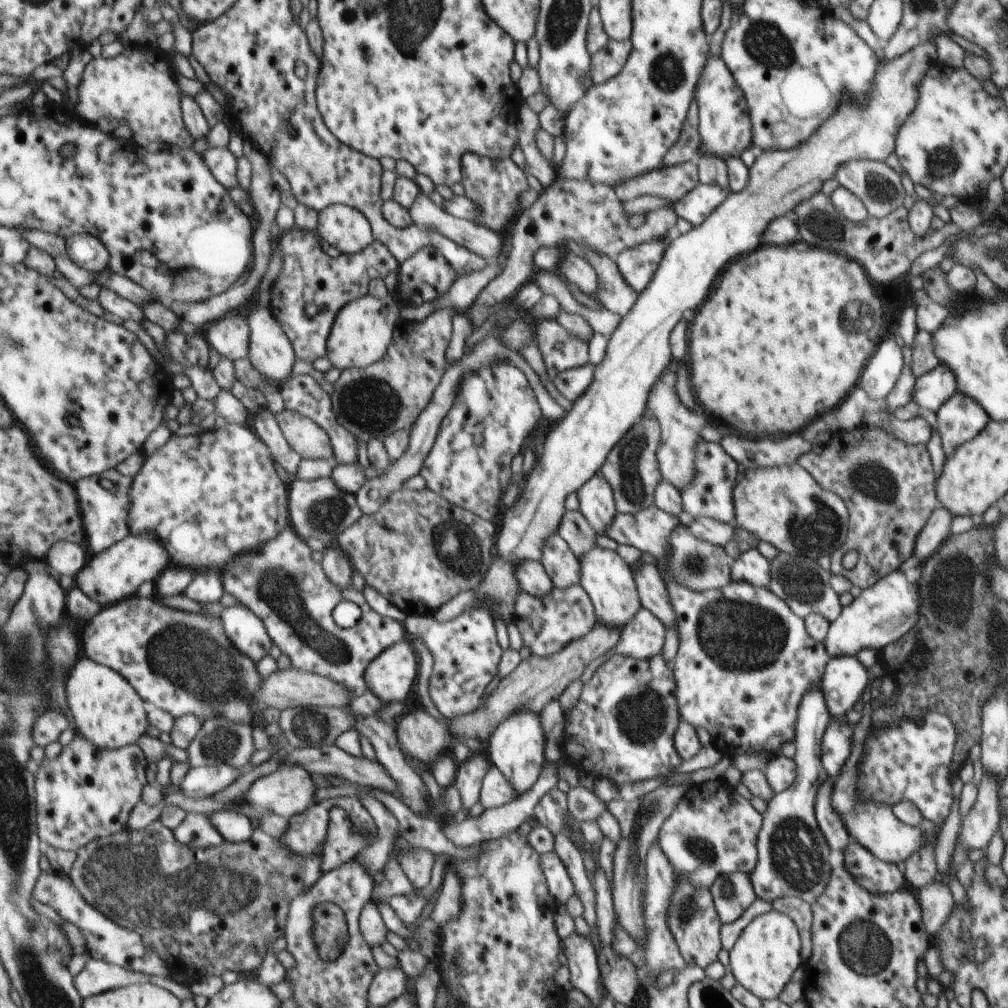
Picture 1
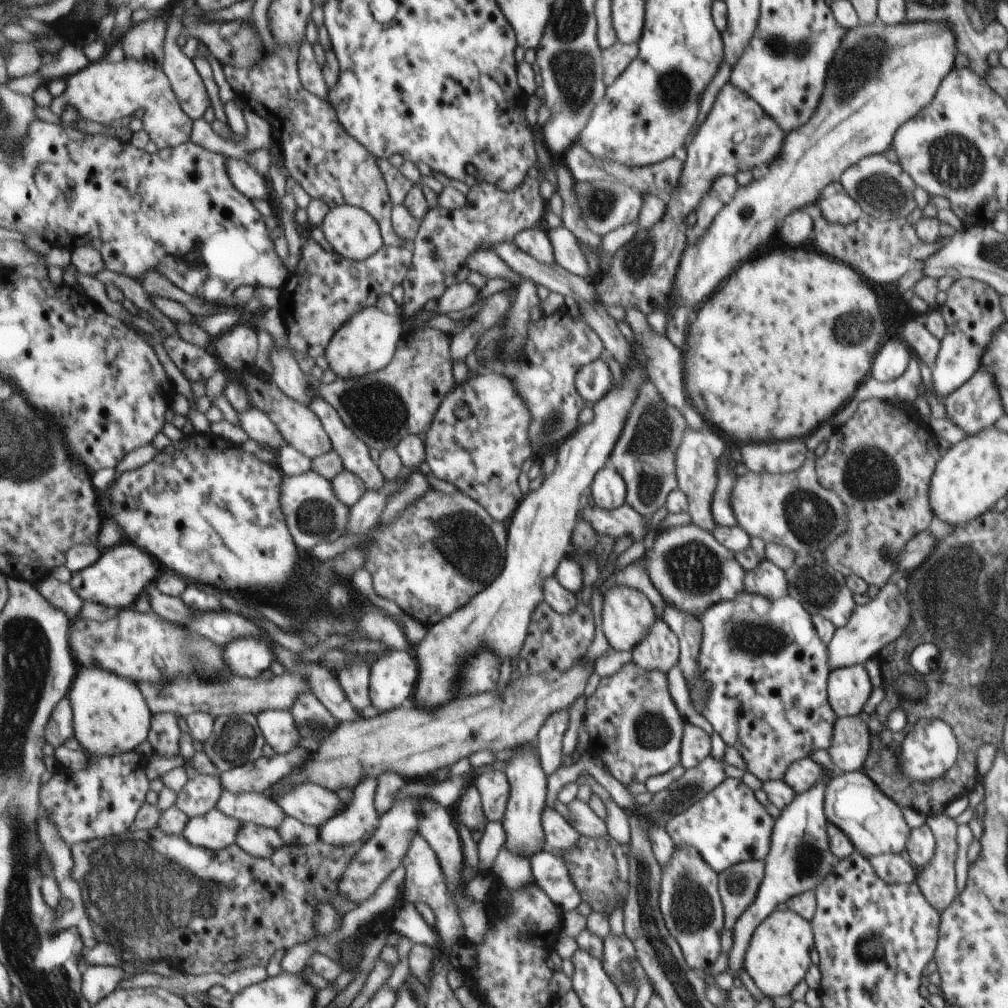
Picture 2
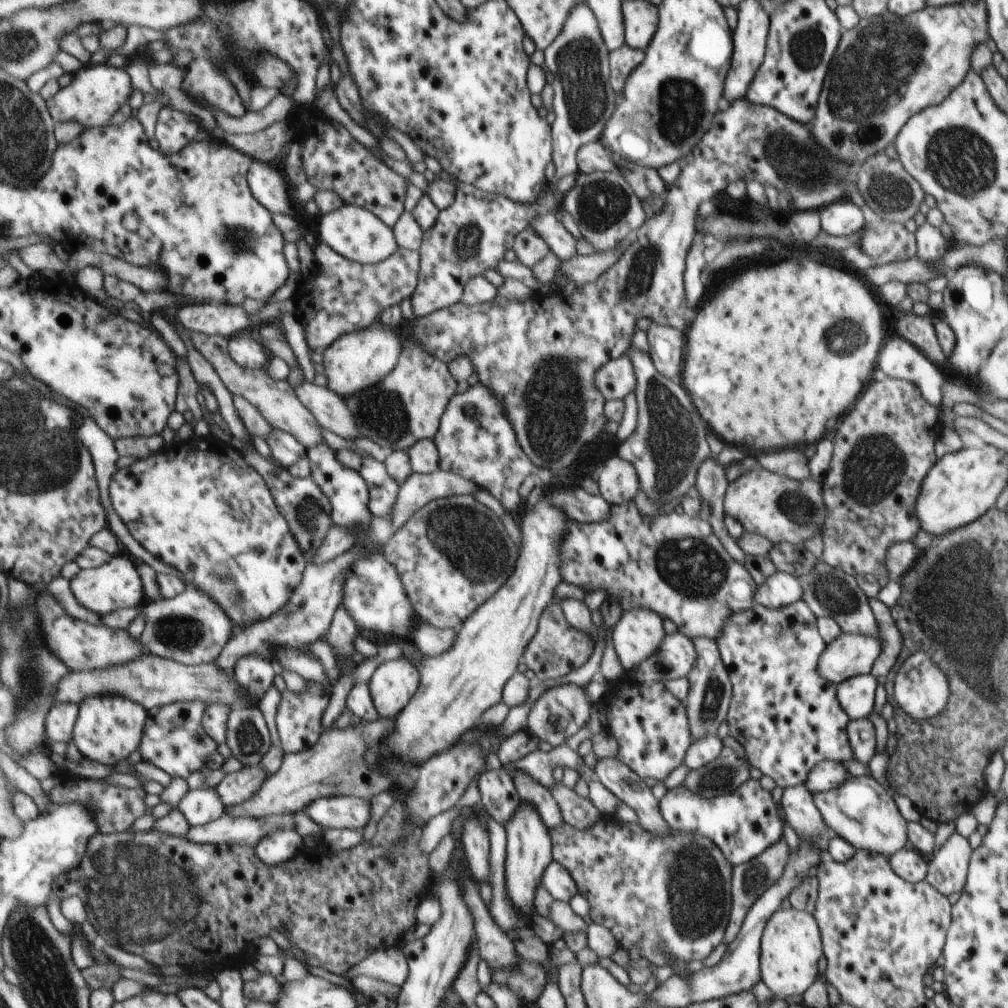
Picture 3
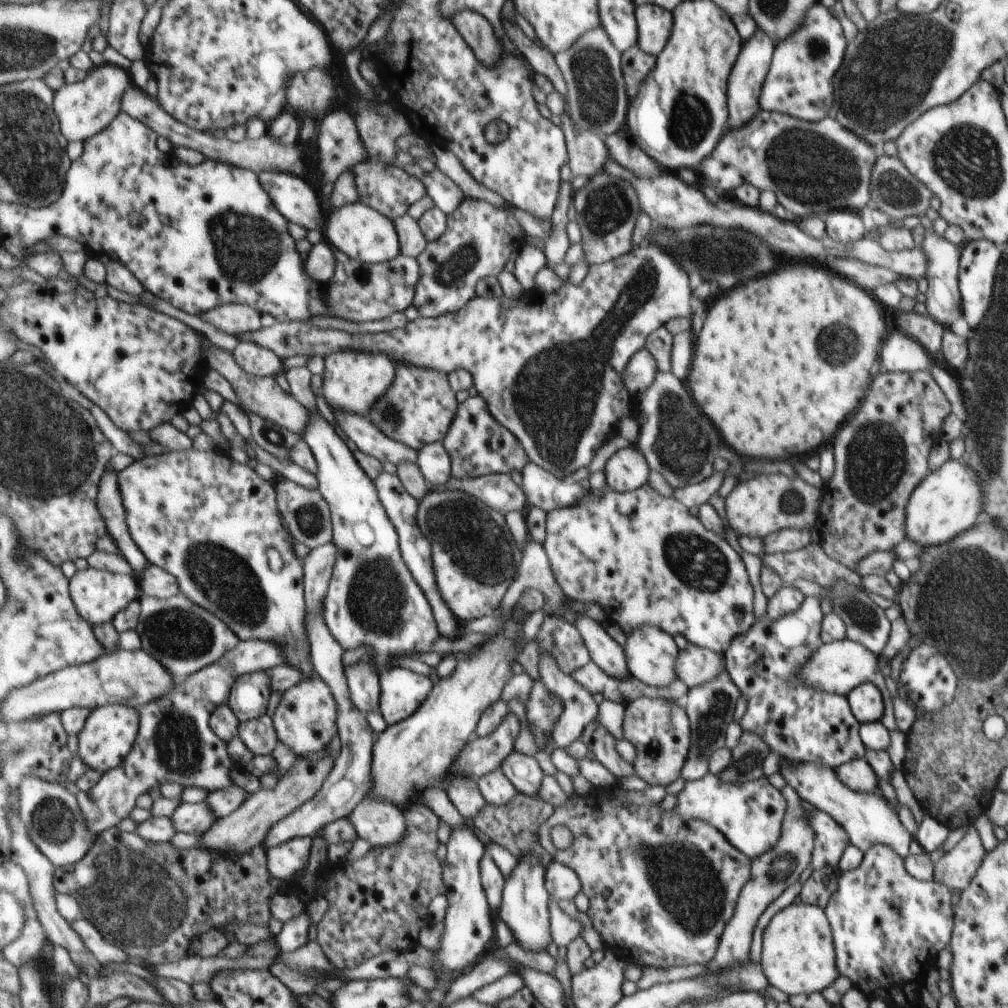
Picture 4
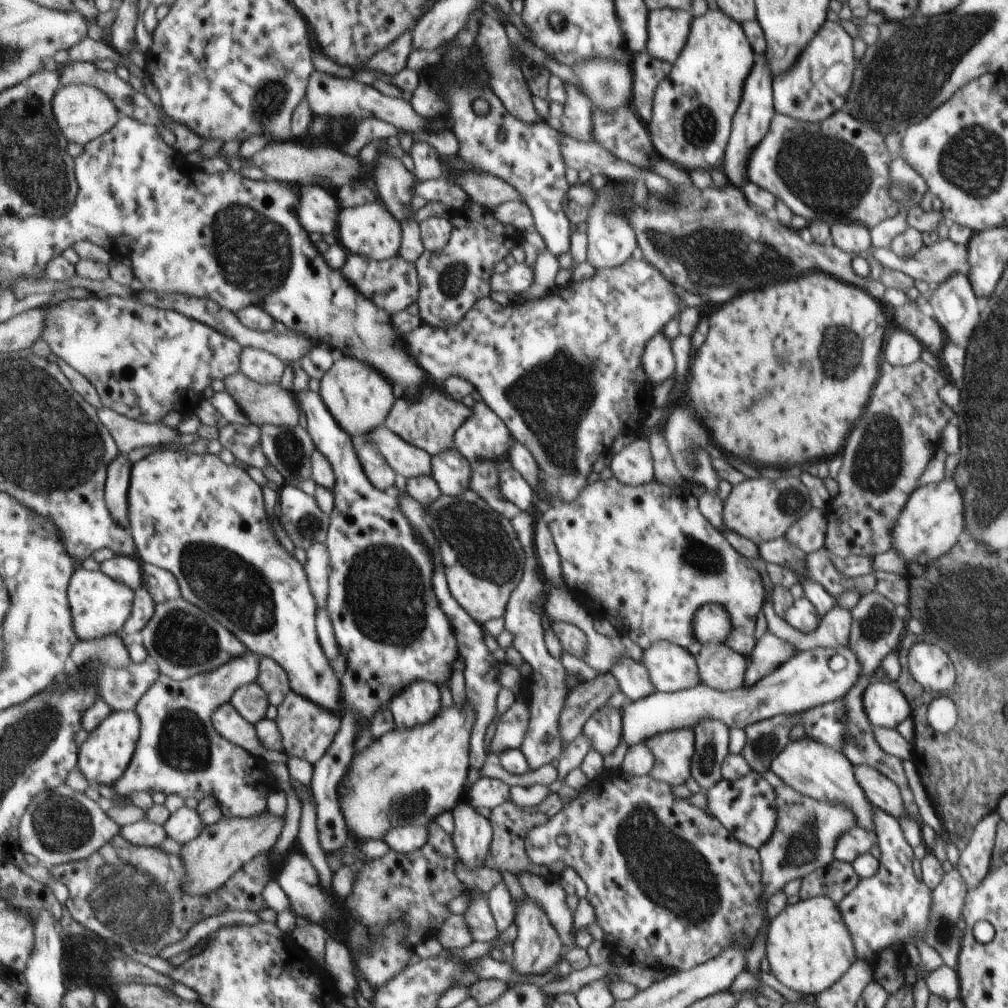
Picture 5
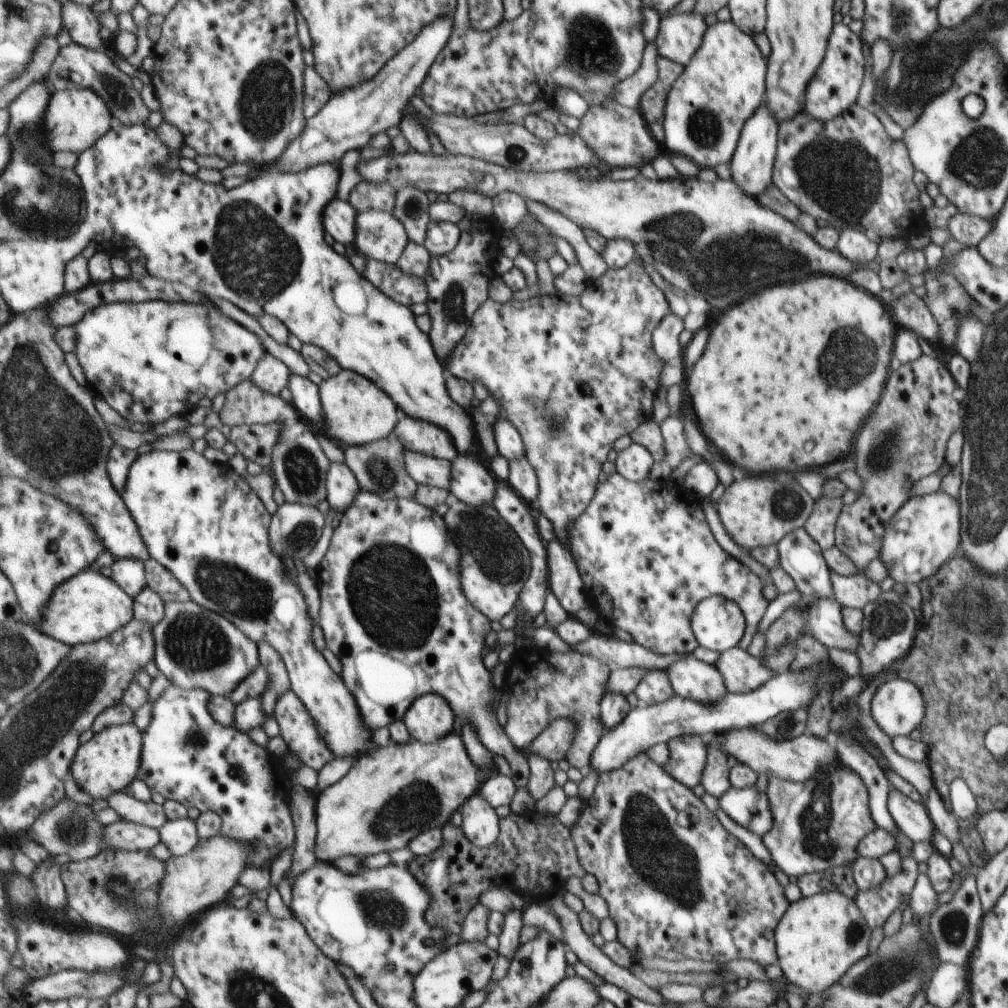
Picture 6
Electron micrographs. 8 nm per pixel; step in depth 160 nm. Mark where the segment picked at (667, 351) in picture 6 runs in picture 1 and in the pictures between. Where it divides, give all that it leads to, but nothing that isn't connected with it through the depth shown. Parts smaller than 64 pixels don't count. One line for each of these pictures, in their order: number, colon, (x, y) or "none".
1: (575, 382)
2: (595, 380)
3: (617, 378)
4: (640, 373)
5: (658, 363)

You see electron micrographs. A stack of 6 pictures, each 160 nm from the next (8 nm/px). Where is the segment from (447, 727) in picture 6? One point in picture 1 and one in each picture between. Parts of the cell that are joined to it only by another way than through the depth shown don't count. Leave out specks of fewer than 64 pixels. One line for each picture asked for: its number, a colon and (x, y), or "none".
1: (391, 676)
2: (393, 678)
3: (394, 683)
4: (404, 692)
5: (419, 703)

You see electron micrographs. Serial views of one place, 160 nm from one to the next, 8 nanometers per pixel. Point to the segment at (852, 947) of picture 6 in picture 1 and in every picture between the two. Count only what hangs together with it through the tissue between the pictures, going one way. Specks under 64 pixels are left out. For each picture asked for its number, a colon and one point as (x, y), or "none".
1: (762, 959)
2: (778, 956)
3: (790, 947)
4: (798, 956)
5: (808, 947)

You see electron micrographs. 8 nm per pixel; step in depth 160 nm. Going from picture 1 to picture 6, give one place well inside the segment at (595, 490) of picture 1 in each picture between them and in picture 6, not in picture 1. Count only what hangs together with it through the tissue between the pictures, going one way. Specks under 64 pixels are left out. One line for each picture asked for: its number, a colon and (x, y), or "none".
2: (609, 490)
3: (618, 481)
4: (626, 470)
5: (631, 466)
6: (634, 463)

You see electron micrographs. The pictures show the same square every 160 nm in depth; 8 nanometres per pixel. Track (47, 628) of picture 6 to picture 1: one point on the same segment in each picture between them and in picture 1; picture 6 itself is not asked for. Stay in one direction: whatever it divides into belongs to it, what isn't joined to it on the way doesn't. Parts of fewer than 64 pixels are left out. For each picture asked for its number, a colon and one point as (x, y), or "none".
1: (115, 574)
2: (117, 579)
3: (117, 585)
4: (100, 595)
5: (100, 605)

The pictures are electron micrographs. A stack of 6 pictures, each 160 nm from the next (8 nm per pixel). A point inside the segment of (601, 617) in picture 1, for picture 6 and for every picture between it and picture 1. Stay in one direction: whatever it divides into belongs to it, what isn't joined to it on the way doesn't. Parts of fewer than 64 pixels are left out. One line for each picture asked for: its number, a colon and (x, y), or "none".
2: (627, 614)
3: (637, 635)
4: (651, 655)
5: (670, 668)
6: (689, 678)

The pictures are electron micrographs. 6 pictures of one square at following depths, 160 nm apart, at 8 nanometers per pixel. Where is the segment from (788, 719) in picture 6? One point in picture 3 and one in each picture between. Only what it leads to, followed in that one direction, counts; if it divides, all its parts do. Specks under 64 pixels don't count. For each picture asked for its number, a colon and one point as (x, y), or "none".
3: (728, 771)
4: (746, 757)
5: (763, 739)

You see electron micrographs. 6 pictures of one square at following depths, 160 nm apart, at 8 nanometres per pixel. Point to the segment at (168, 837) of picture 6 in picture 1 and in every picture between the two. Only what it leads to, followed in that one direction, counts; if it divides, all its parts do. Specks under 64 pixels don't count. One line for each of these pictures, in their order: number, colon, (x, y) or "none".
1: (199, 783)
2: (200, 795)
3: (202, 806)
4: (194, 818)
5: (184, 825)

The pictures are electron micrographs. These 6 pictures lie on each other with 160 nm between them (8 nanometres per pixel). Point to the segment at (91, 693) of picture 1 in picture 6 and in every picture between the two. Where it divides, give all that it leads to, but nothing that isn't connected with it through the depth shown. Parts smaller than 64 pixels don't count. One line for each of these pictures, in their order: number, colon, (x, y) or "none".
2: (111, 716)
3: (109, 728)
4: (111, 732)
5: (106, 755)
6: (110, 761)

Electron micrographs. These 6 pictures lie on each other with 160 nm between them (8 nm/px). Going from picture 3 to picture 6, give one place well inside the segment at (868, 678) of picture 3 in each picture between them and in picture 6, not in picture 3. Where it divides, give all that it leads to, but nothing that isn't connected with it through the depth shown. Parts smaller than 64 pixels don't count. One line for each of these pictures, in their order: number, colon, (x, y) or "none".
4: (865, 702)
5: (885, 706)
6: (897, 707)

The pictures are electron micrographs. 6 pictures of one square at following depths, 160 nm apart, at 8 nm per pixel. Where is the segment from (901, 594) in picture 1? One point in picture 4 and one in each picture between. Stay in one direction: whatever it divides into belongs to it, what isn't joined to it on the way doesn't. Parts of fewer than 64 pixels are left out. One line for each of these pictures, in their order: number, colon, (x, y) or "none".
2: (872, 626)
3: (848, 655)
4: (836, 668)

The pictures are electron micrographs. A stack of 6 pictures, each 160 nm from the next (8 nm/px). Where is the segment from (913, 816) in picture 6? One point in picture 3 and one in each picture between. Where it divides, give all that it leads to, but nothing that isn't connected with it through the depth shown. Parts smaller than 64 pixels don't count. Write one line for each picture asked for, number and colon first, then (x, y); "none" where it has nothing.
3: (826, 775)
4: (857, 774)
5: (882, 793)

